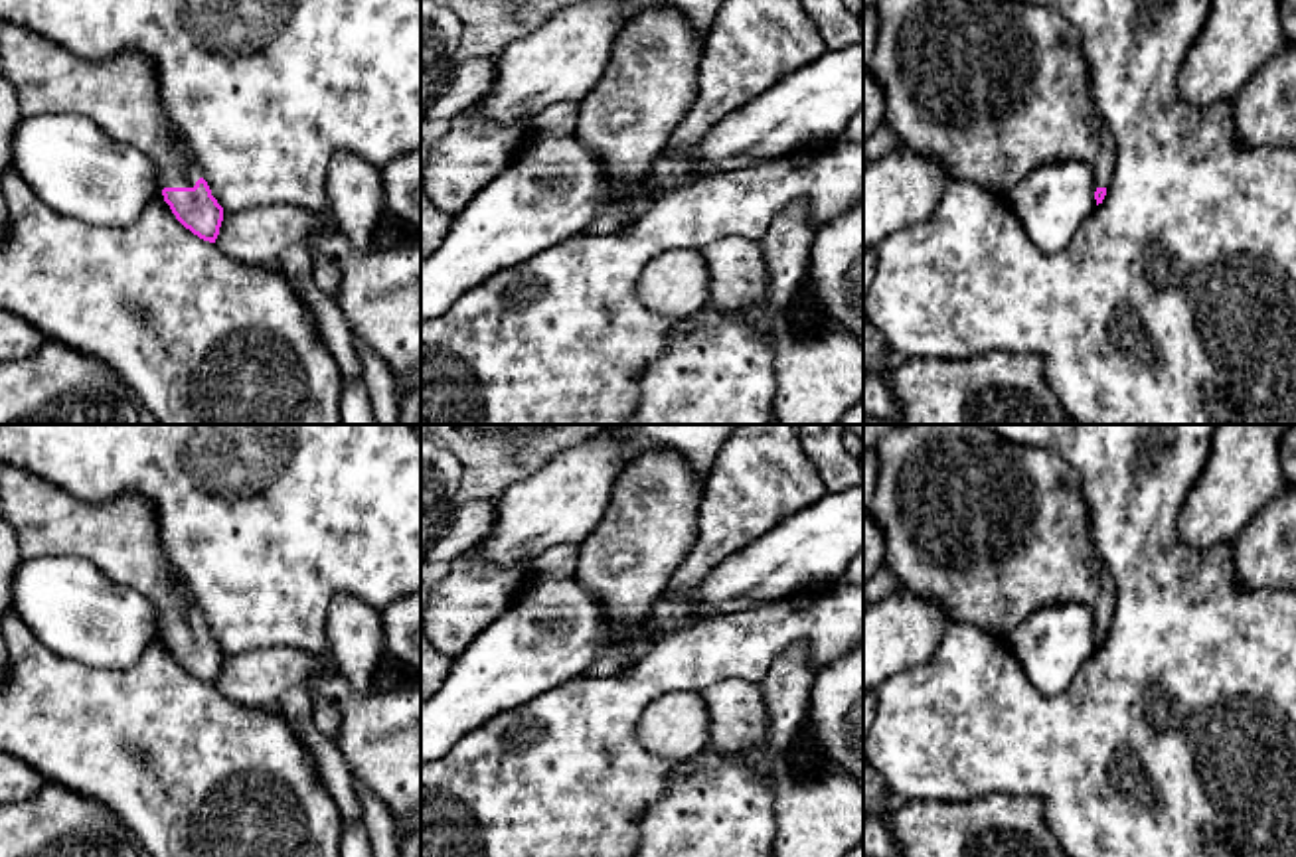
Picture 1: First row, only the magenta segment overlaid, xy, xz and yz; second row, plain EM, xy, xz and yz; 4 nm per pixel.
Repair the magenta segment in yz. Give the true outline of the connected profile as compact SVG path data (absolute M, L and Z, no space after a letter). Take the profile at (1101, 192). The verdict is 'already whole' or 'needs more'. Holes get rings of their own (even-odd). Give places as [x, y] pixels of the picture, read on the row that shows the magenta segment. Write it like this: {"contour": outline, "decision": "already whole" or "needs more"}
{"contour": "M877 0L879 36L867 71L885 91L885 124L899 146L940 162L952 180L1010 192L1029 172L1059 160L1093 168L1102 203L1116 164L1114 138L1091 101L1079 32L1057 10L1013 0Z", "decision": "needs more"}

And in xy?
{"contour": "M0 22L0 75L12 83L22 117L79 115L138 148L154 164L176 219L215 243L223 207L162 107L148 55L124 49L87 61L32 30Z", "decision": "needs more"}

